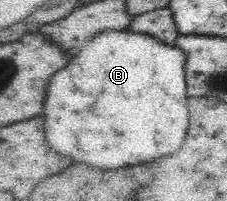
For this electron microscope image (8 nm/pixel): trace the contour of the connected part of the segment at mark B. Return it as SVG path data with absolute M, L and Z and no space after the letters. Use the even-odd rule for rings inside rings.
M126 29L97 34L50 80L44 104L48 146L58 154L100 170L134 166L176 152L188 130L185 62L186 55L181 48L164 44L152 35Z

